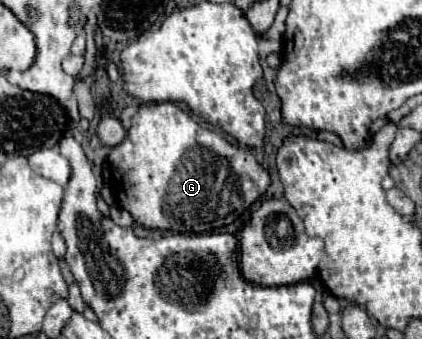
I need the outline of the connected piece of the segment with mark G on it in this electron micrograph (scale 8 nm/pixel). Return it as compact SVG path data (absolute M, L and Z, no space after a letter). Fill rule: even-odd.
M175 102L144 104L132 116L128 136L108 154L108 164L118 182L120 204L138 226L174 230L180 234L204 234L232 224L270 188L268 172L256 162L248 148L234 146L222 134L200 126Z

